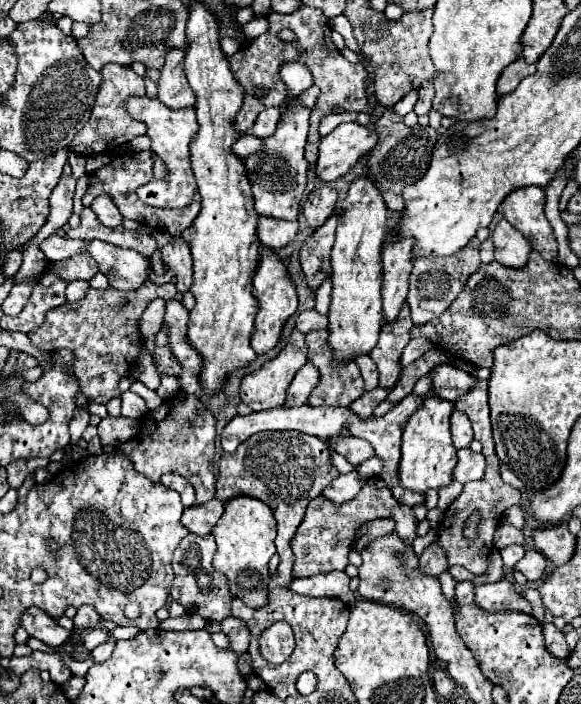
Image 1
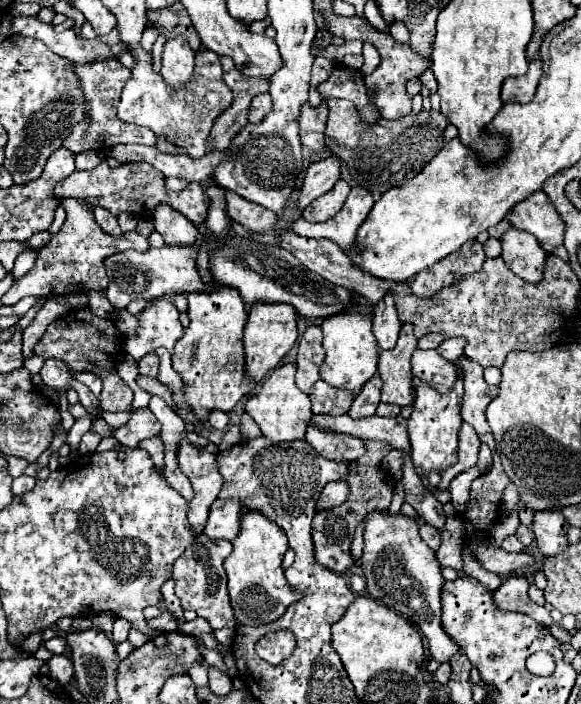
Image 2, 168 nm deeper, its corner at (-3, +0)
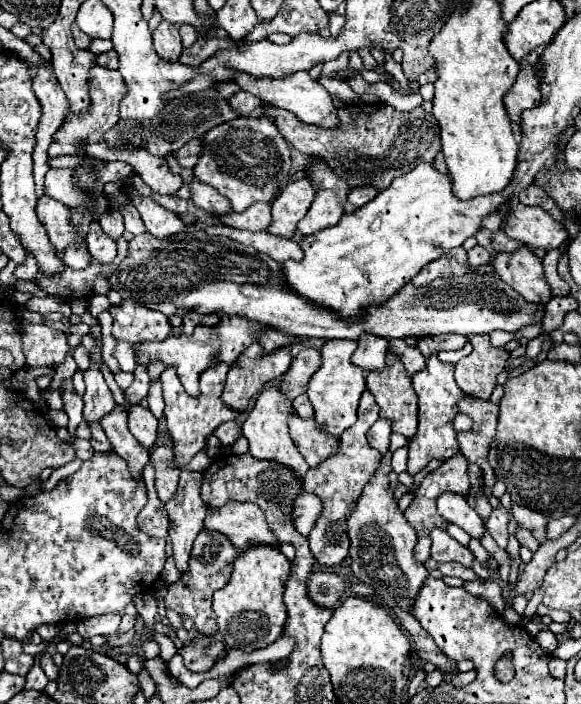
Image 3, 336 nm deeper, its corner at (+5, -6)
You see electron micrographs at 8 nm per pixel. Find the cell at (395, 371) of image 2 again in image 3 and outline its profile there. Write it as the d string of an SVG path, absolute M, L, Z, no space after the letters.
M387 353L387 367L369 373L365 381L381 407L379 415L391 421L395 433L413 439L417 431L417 395L399 357Z

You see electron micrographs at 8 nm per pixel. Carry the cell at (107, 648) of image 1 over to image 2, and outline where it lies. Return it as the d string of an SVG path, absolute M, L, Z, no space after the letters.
M117 619L117 621L115 621L115 627L113 627L113 631L111 631L111 641L113 641L115 645L123 643L123 641L127 639L127 635L129 635L129 629L131 629L129 621Z

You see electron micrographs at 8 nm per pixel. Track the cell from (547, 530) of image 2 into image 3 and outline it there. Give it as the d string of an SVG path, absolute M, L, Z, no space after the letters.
M513 503L511 513L513 513L513 517L517 519L517 523L519 523L521 527L529 529L539 543L545 543L545 541L547 541L547 539L545 539L545 525L547 525L547 517L545 517L545 515L537 513L537 511L531 511L531 509L527 509L527 507L523 507L523 505L517 505L517 503Z

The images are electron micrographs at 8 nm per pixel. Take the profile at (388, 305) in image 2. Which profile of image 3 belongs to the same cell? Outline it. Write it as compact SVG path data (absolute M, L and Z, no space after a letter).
M363 333L357 341L355 353L351 355L351 363L361 367L363 371L383 371L385 353L387 353L387 339Z

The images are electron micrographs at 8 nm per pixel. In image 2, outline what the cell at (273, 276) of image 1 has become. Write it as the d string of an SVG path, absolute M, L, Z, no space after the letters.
M255 303L249 309L249 321L245 325L245 369L247 375L255 381L261 381L271 369L275 369L283 355L293 347L297 341L297 313L287 303Z

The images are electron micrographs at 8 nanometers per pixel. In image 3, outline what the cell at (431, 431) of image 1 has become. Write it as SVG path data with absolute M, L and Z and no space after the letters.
M435 353L429 355L425 369L413 375L413 387L419 397L419 431L415 439L409 441L409 463L407 463L409 475L419 473L433 459L451 459L459 451L457 433L453 431L453 419L459 413L459 399L465 399L467 395L459 391L453 379L453 369L455 365L441 363Z

